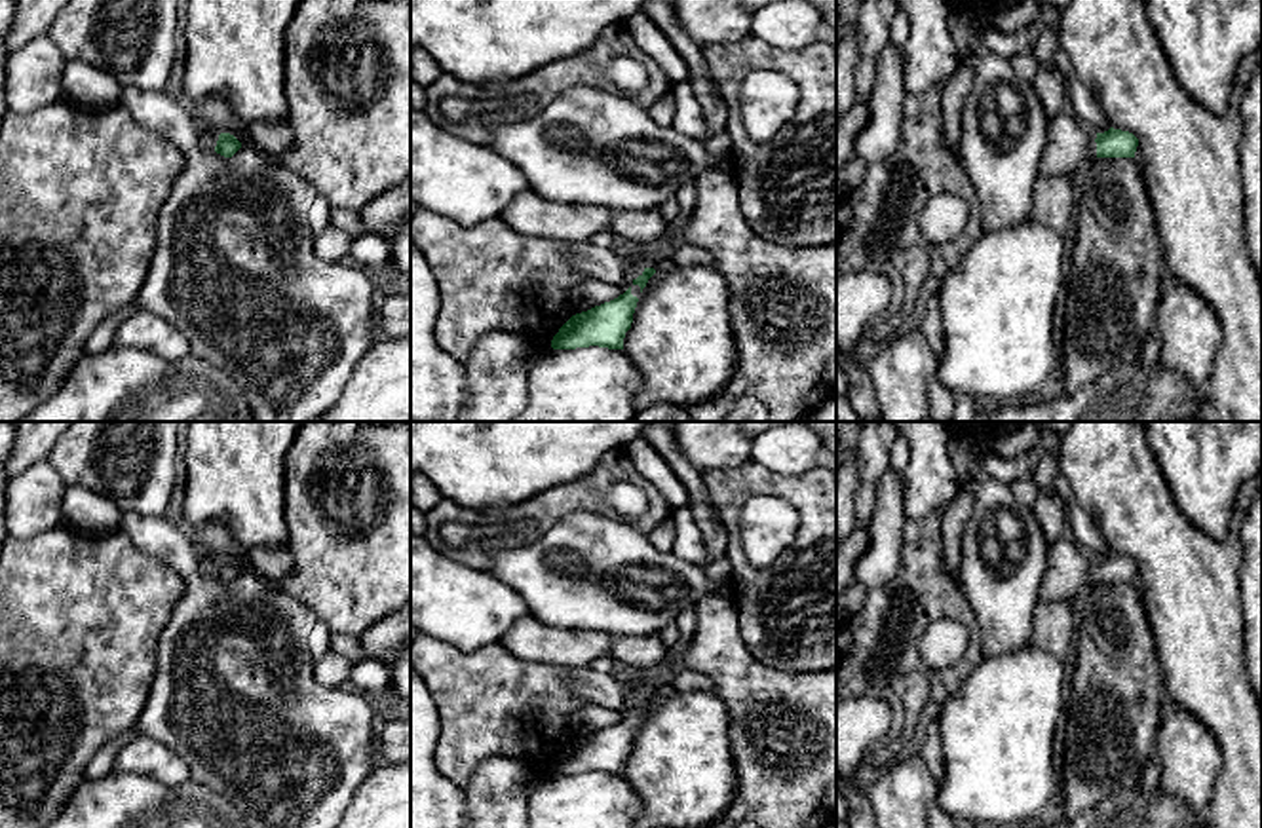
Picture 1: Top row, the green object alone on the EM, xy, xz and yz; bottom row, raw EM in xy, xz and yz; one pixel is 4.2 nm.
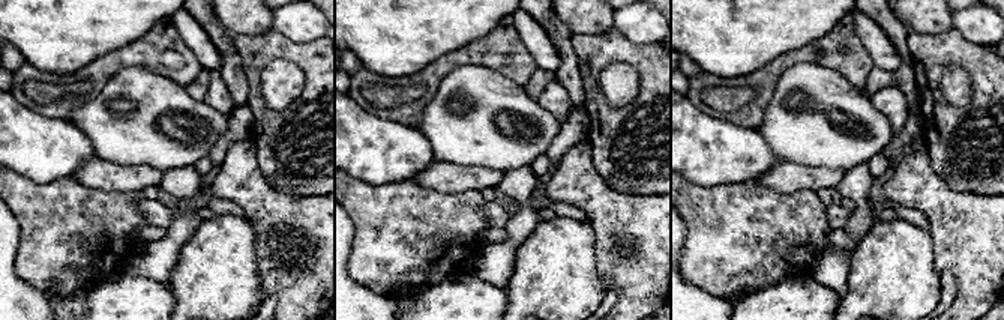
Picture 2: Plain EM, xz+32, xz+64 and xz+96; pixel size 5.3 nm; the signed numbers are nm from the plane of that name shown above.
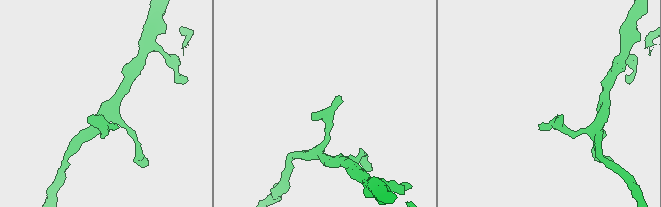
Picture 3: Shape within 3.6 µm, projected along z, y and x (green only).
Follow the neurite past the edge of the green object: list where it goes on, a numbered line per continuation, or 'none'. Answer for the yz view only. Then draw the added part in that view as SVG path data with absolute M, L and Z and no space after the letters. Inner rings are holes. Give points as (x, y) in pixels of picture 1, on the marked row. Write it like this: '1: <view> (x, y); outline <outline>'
1: yz (1070, 143); outline M1059 112L1049 122L1047 148L1038 169L1040 177L1070 177L1080 163L1097 160L1095 139L1093 129Z

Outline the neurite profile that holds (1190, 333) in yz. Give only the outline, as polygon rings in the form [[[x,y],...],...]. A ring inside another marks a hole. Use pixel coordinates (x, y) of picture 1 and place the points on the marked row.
[[[1176,283],[1157,306],[1154,330],[1161,340],[1159,363],[1205,387],[1222,342],[1214,310],[1194,289]]]

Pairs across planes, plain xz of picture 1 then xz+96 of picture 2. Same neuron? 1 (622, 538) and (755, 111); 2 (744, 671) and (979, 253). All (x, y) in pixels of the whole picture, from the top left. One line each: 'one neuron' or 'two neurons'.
1: two neurons
2: one neuron

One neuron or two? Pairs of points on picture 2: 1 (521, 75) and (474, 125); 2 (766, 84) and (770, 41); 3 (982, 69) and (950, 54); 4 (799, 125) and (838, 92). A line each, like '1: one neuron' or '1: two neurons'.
1: two neurons
2: two neurons
3: one neuron
4: one neuron

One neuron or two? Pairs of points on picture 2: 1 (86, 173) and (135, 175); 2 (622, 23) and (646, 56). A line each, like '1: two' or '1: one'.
1: one
2: two

